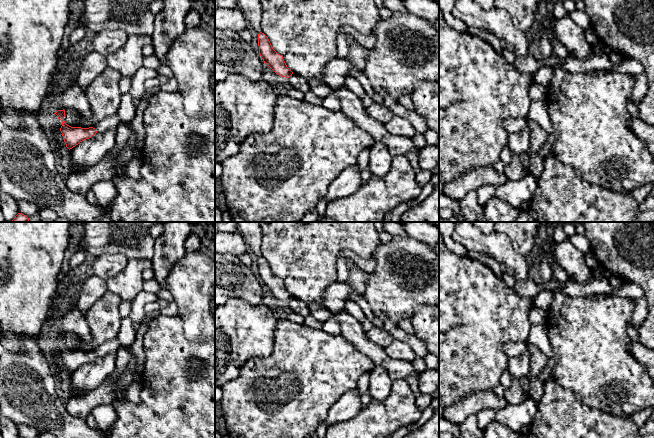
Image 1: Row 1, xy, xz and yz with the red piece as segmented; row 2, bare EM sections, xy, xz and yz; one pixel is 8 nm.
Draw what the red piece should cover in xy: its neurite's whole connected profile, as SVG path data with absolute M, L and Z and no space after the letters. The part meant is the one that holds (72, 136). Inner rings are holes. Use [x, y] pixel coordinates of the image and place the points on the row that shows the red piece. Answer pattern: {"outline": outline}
{"outline": "M58 110L56 113L58 119L62 121L60 131L62 133L66 147L70 150L80 142L91 138L97 132L103 133L110 130L116 130L117 126L121 123L118 115L109 116L106 119L101 120L96 126L89 128L71 127L64 121L65 110Z"}

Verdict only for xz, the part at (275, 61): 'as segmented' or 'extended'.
as segmented

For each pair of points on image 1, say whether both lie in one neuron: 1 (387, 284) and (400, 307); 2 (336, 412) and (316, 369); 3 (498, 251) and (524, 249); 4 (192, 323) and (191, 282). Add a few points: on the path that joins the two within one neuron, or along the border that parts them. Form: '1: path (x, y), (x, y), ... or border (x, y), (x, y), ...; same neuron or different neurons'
1: path (393, 290), (396, 301); same neuron
2: border (351, 390), (344, 393), (334, 403), (324, 420); different neurons
3: border (500, 232), (508, 238), (512, 247), (524, 257); different neurons
4: path (192, 313), (192, 292); same neuron

